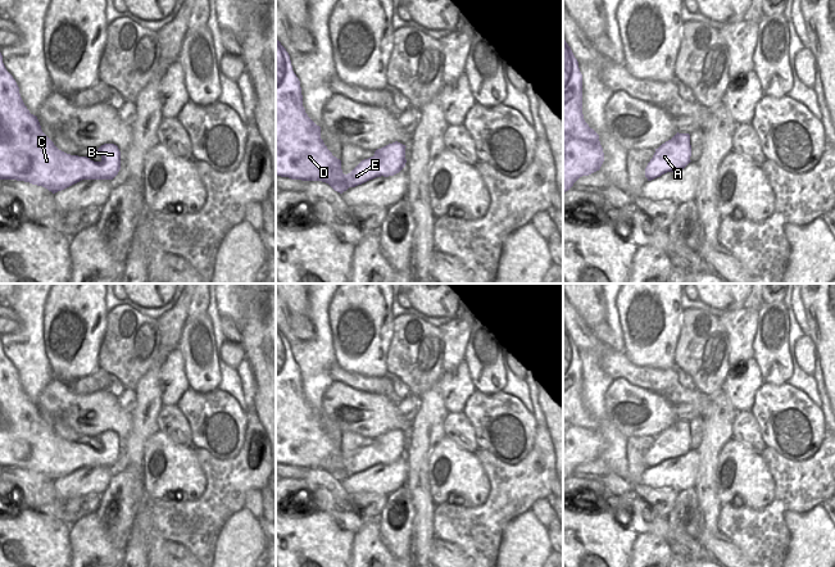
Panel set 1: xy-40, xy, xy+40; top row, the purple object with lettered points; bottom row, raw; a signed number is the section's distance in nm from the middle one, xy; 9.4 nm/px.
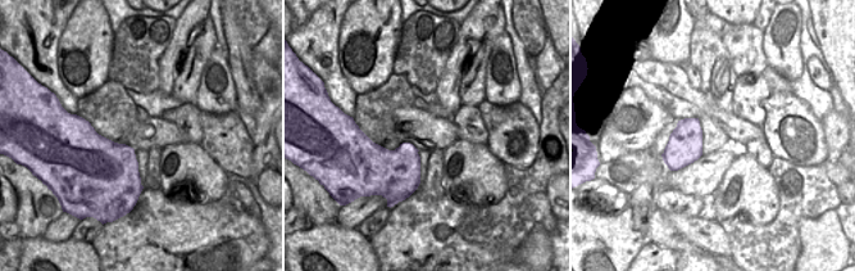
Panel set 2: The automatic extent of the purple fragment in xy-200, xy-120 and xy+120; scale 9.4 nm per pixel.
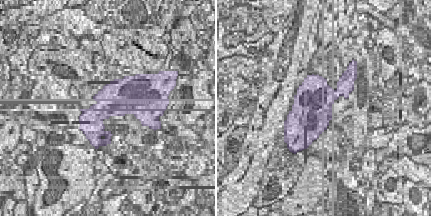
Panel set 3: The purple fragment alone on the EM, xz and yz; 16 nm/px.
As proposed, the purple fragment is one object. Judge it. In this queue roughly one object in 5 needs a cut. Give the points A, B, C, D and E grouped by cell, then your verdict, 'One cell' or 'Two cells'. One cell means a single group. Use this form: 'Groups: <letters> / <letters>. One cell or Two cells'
Groups: A B C D E. One cell.

